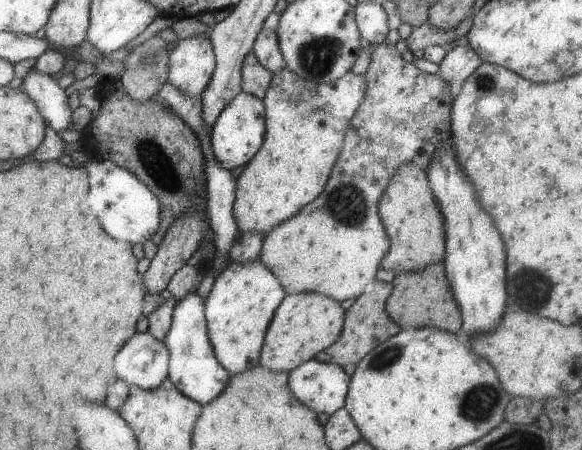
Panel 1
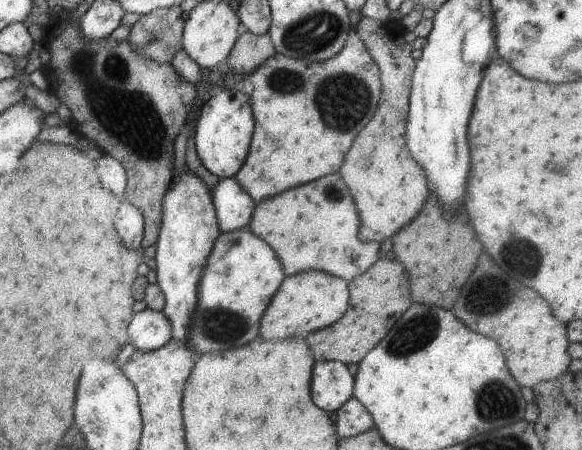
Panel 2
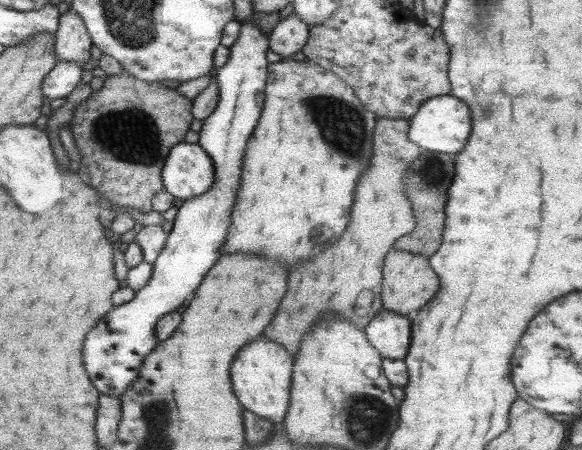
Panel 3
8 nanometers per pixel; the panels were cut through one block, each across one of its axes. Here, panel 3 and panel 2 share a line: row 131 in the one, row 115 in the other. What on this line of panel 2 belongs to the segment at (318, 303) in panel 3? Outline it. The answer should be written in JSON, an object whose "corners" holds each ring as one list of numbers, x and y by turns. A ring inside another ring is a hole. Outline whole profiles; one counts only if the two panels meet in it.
{"corners":[[363,17,356,24,356,32,363,44,370,52,371,58,375,61,379,71,379,80,381,94,379,96,378,105,371,117,371,120,363,127,363,130,355,136,349,148,349,152,345,154,345,160,339,168,341,178,345,180,347,188,351,190,355,208,359,212,361,218,361,226,359,226,359,240,363,242,383,242,385,238,393,236,399,228,403,228,403,224,407,224,411,218,415,218,419,212,419,208,423,206,429,194,427,180,425,180,423,168,411,158,407,150,406,144,406,118,408,115,408,96,412,81,413,67,416,60,411,58,411,43,404,38,406,32,403,26,395,24,386,24,388,22,379,22,371,18]]}

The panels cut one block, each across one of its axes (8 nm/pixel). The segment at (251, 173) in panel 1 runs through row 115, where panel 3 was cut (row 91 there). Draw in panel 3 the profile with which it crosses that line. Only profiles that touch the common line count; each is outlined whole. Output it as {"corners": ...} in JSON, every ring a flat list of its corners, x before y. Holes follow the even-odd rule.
{"corners":[[281,59,268,63,266,72,263,106,245,147,241,180,231,209,231,225,218,257,234,253,265,256,287,264,289,270,299,258,315,256,343,235,353,204,353,188,369,168,373,156,371,138,377,117,363,108,351,87,311,61]]}

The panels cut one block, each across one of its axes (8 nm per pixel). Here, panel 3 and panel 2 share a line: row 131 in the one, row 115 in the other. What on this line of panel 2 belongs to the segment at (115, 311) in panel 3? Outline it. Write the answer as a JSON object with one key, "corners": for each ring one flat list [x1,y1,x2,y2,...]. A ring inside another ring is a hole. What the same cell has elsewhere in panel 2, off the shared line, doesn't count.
{"corners":[[216,90,200,106,194,126,193,144,201,165,219,179,231,178,243,166,253,128,251,104,243,92]]}

